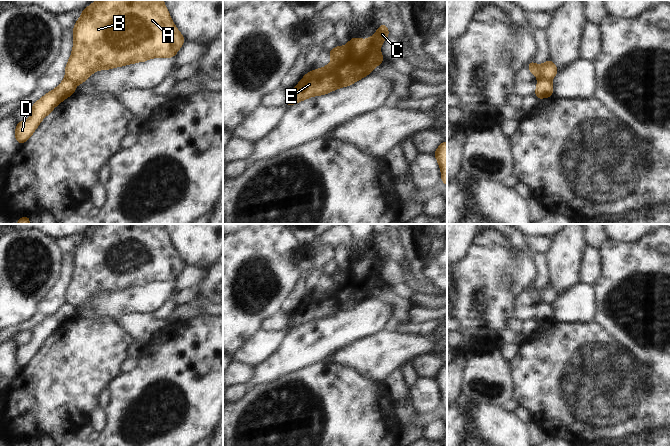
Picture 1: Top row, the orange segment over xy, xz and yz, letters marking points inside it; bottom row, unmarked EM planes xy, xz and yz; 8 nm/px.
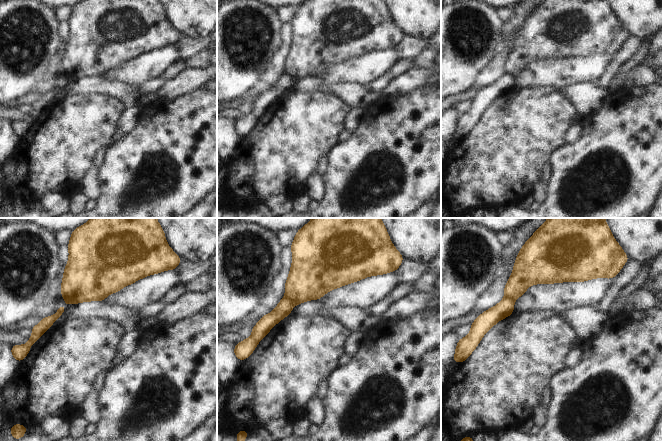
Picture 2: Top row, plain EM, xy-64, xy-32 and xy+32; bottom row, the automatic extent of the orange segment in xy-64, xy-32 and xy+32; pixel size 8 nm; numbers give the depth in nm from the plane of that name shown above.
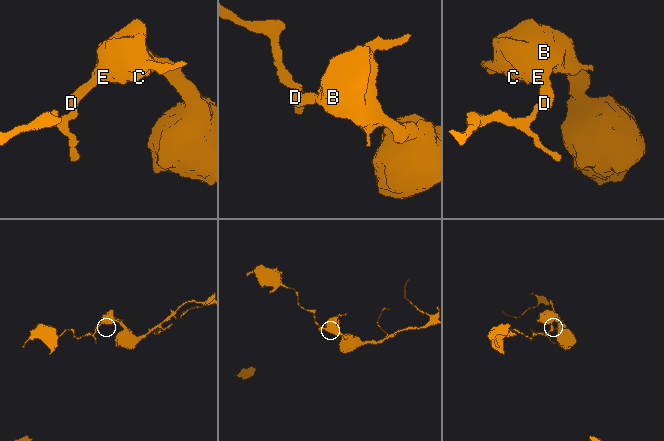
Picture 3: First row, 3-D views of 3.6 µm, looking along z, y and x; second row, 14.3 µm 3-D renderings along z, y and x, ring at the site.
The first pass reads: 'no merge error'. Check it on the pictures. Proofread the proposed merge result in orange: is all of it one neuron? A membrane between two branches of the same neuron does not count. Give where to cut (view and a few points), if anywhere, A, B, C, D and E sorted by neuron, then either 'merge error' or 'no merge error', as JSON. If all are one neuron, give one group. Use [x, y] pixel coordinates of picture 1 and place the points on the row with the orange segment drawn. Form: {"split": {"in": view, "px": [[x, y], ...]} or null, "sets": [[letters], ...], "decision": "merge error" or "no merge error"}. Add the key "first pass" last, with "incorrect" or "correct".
{"split": {"in": "yz", "px": [[550, 79], [538, 80]]}, "sets": [["A", "B", "C", "E"], ["D"]], "decision": "merge error", "first pass": "incorrect"}

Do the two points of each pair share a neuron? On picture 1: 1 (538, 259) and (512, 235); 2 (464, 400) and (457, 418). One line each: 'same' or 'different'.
1: same
2: different

